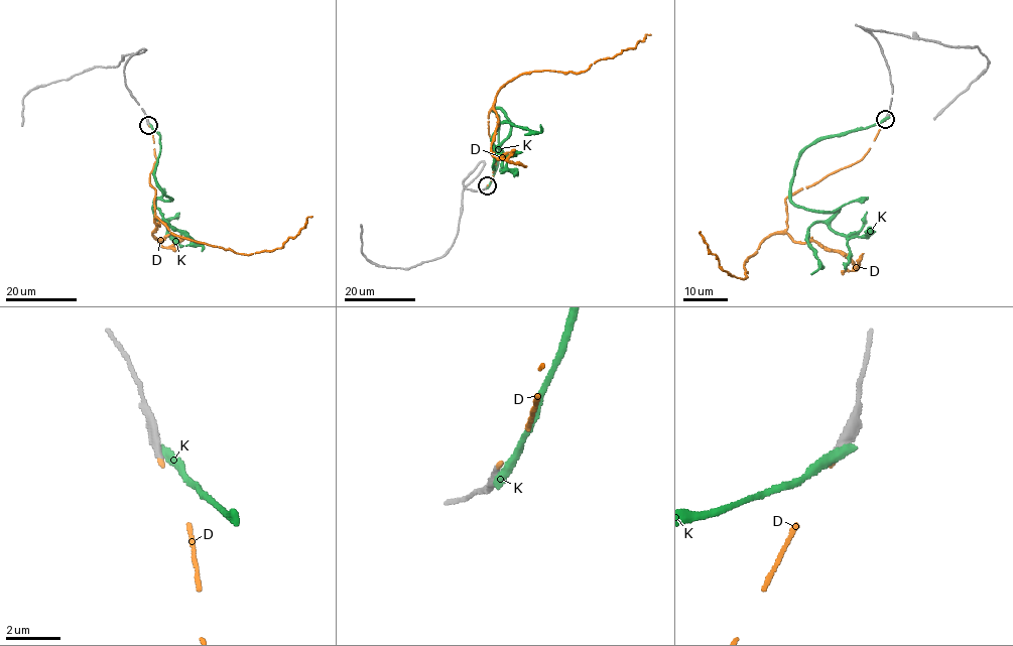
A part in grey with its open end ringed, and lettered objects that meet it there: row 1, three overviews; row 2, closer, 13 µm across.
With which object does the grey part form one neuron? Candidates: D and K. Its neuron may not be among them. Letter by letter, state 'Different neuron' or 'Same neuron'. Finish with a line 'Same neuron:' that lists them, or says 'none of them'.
D: Same neuron
K: Different neuron
Same neuron: D

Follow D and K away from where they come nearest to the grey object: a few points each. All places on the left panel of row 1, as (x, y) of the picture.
D: (149, 125), (157, 159), (149, 172), (155, 214), (170, 232), (252, 254), (280, 248), (311, 216)
K: (149, 124), (160, 141), (156, 184), (172, 200), (156, 199), (154, 208), (170, 225), (199, 243), (202, 251)

